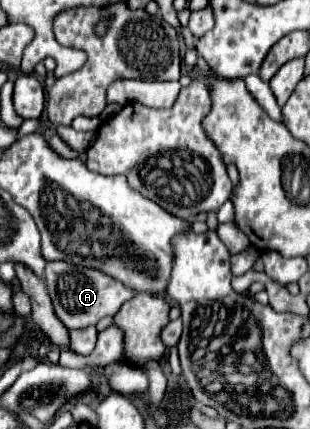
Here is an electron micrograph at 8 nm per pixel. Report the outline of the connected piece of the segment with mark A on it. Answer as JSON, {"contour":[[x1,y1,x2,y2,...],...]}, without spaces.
{"contour":[[61,260,47,262,45,282,53,300,53,310,69,330,95,326,103,316,113,316,119,312,119,308,137,294,133,288,121,284,121,280,111,280,111,276,105,276,105,272,97,272,95,268,77,268,75,264,65,264]]}

